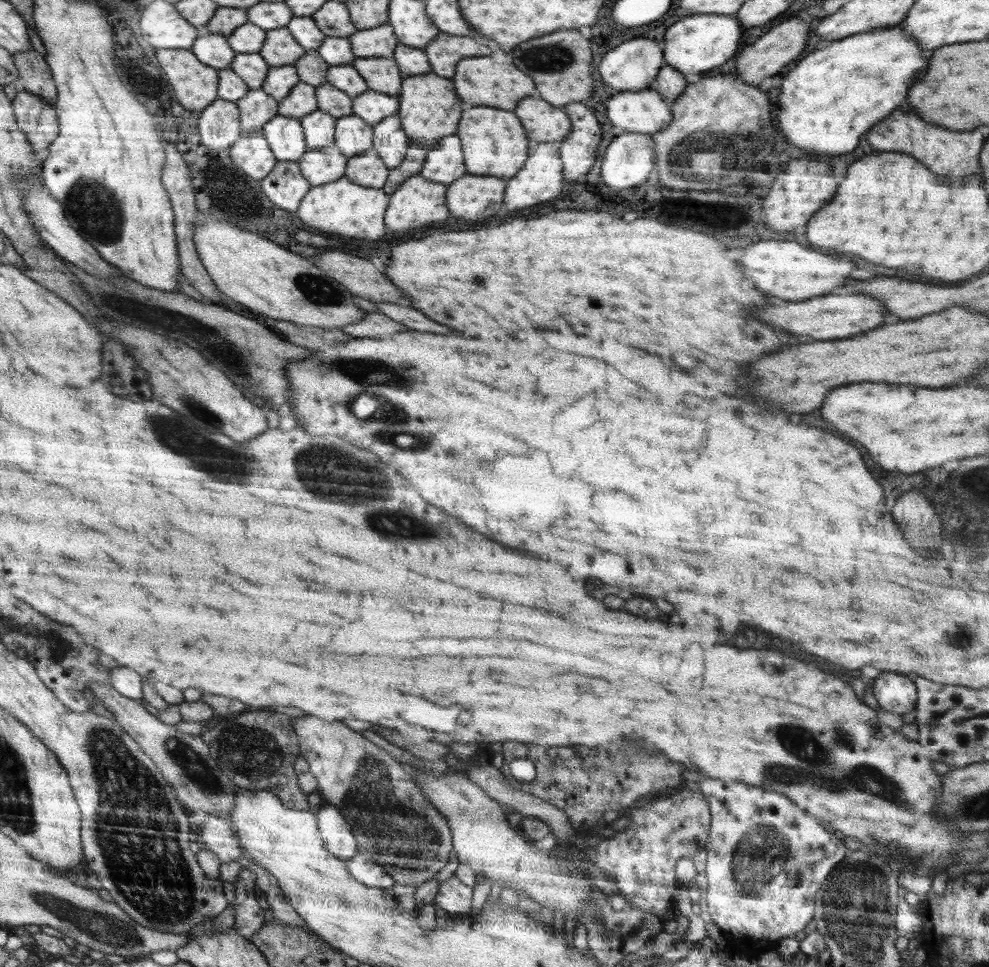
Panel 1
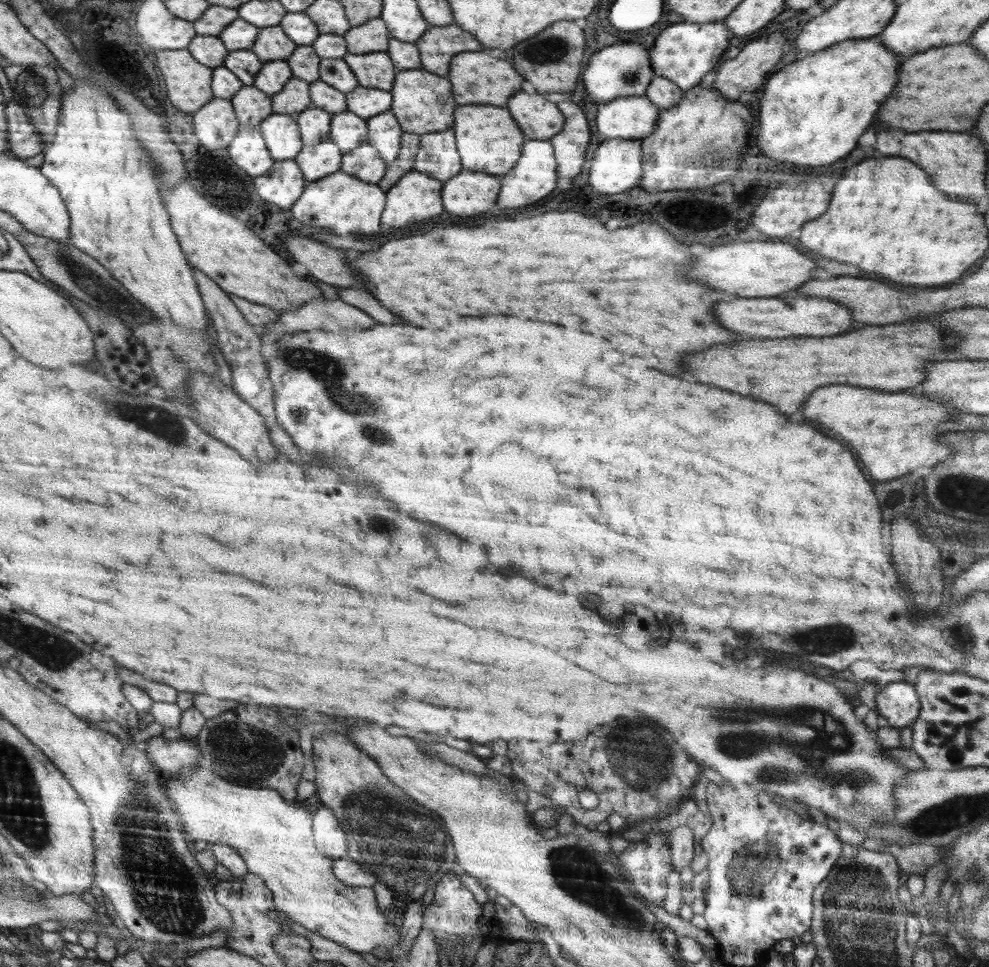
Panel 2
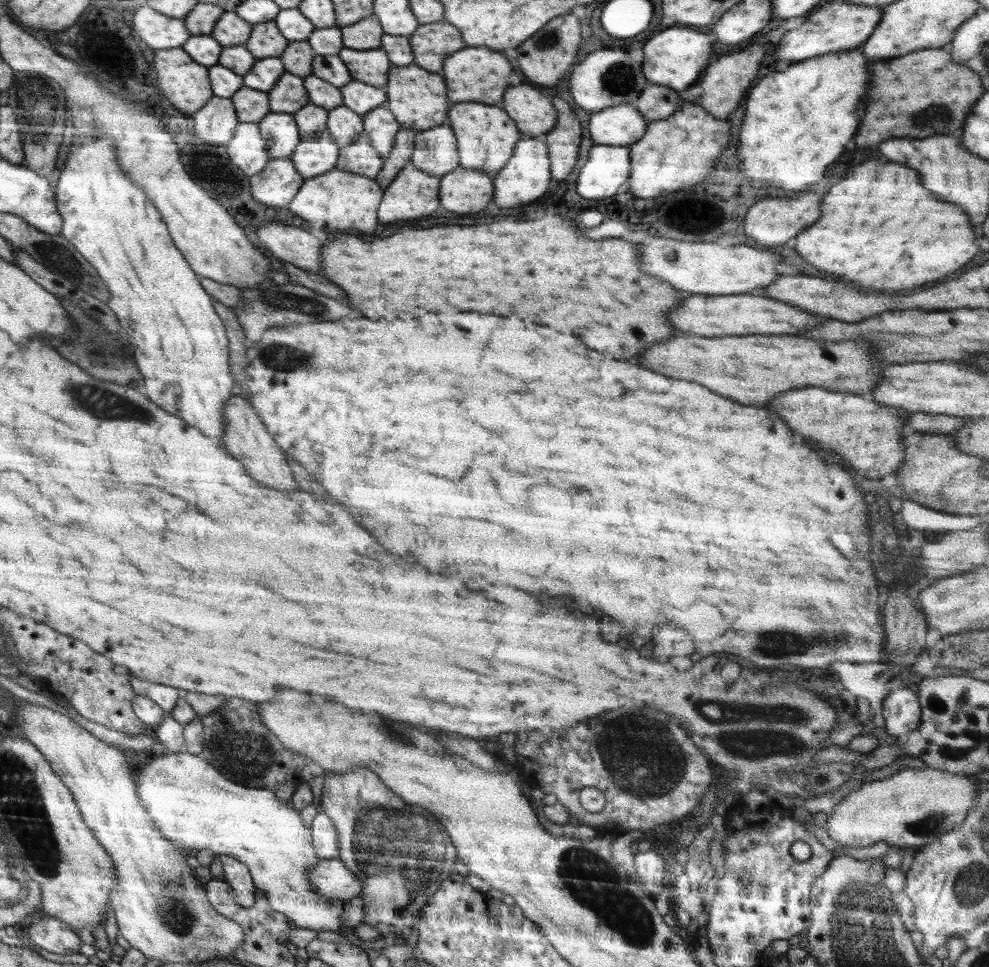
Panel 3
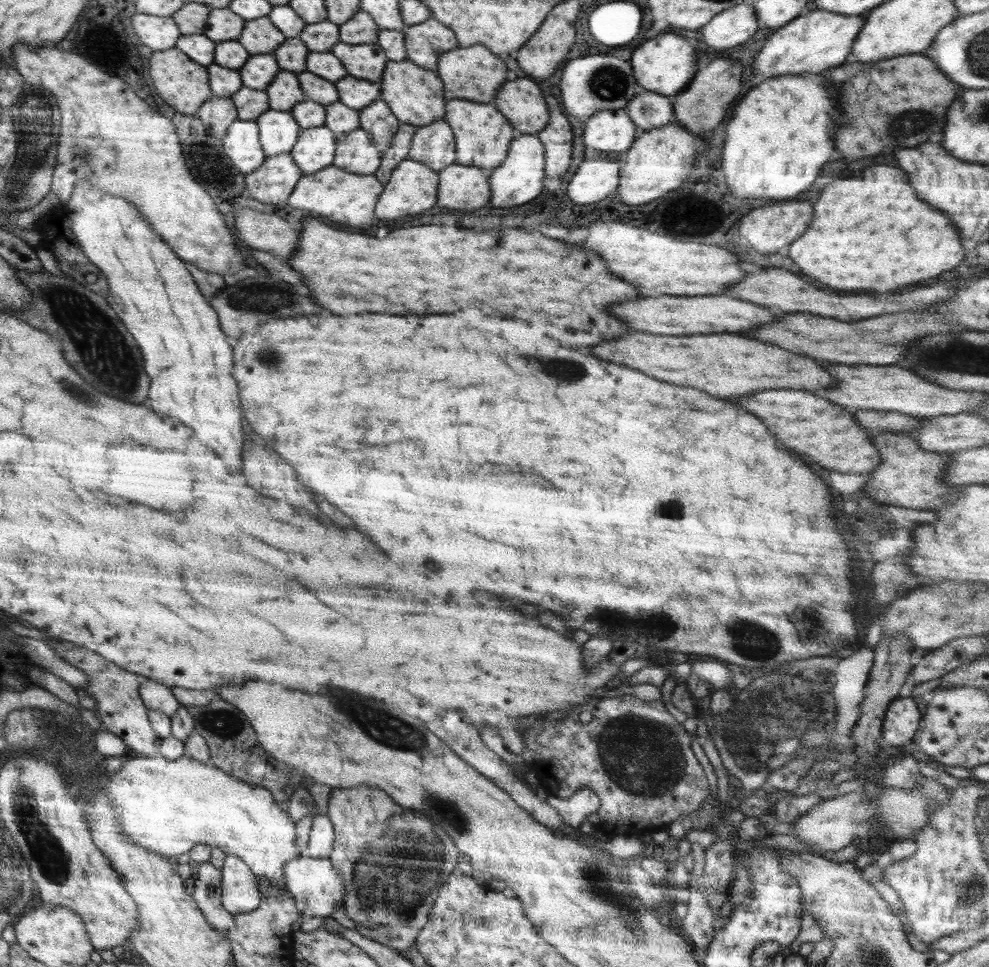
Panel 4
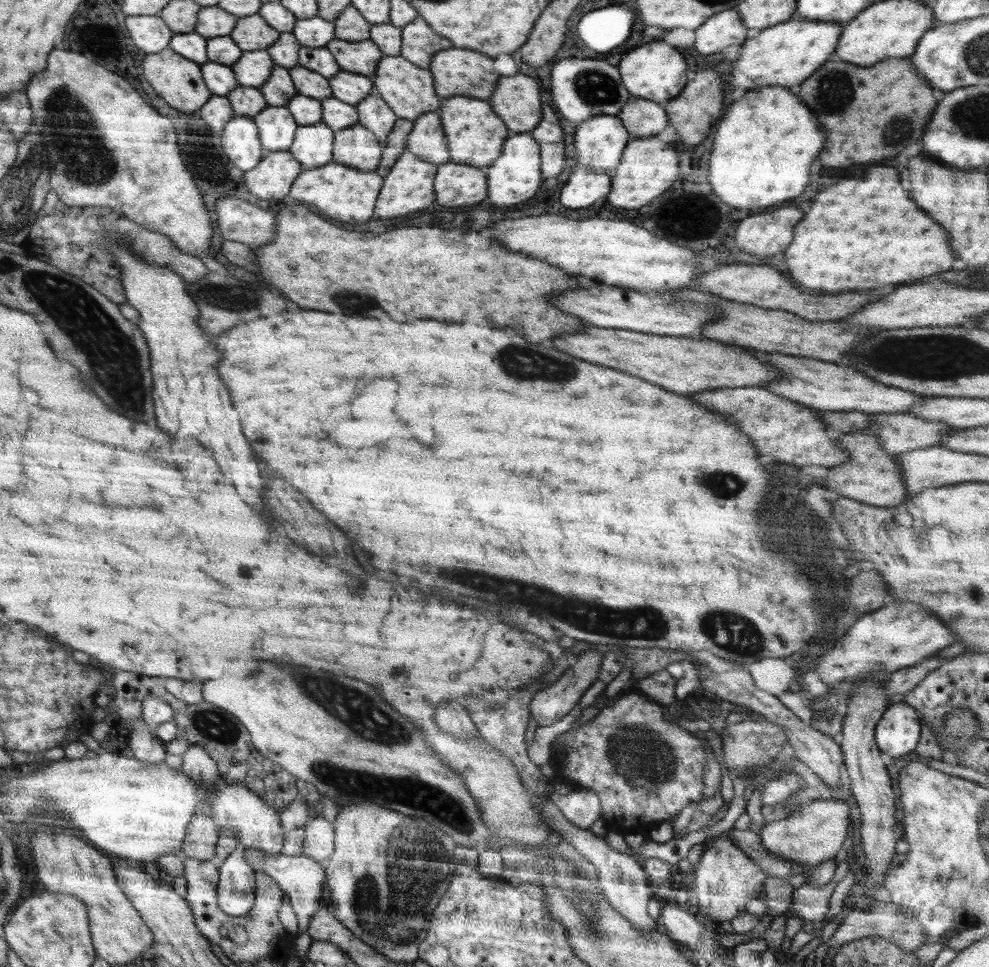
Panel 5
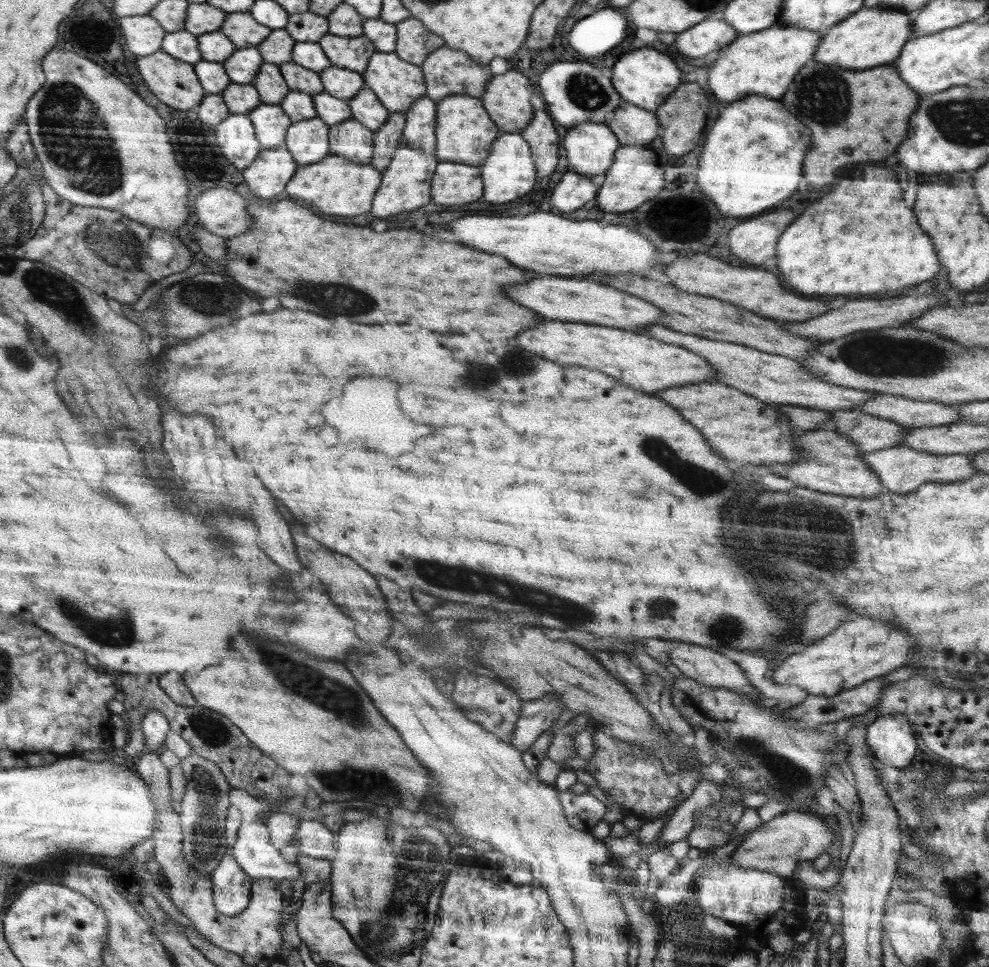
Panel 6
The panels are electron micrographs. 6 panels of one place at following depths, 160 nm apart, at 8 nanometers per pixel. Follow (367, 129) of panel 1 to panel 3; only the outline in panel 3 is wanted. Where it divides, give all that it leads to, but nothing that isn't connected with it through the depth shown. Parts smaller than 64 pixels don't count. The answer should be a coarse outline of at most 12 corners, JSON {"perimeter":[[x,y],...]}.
{"perimeter":[[342,104],[329,110],[327,130],[348,147],[363,132],[363,115]]}

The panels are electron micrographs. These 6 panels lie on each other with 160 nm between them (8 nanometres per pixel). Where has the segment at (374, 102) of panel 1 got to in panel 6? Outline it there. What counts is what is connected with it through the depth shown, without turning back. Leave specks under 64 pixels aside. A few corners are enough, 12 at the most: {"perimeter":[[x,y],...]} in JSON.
{"perimeter":[[332,65],[323,90],[345,101],[366,86],[361,73]]}

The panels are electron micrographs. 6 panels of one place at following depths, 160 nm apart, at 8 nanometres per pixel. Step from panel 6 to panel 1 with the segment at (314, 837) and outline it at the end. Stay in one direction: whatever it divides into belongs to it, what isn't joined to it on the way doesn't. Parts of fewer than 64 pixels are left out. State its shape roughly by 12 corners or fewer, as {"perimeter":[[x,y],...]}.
{"perimeter":[[325,804],[318,821],[328,851],[341,859],[359,853],[339,808]]}

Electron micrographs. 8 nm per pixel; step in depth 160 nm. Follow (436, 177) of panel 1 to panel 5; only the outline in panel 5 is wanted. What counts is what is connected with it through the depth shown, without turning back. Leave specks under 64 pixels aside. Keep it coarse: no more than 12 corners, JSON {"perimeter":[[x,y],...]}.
{"perimeter":[[437,111],[413,121],[406,150],[444,164],[450,142]]}

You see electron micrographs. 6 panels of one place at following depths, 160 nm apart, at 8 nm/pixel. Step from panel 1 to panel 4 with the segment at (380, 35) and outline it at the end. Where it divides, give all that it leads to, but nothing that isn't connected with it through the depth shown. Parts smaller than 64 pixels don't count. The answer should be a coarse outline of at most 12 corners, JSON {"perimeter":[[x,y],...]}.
{"perimeter":[[361,10],[339,25],[340,42],[378,41],[379,27]]}

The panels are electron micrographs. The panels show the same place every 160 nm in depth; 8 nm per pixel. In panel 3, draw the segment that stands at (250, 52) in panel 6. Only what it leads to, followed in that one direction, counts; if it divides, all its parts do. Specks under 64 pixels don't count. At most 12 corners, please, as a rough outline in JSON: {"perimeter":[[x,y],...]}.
{"perimeter":[[279,57],[257,59],[244,86],[269,93],[285,73]]}

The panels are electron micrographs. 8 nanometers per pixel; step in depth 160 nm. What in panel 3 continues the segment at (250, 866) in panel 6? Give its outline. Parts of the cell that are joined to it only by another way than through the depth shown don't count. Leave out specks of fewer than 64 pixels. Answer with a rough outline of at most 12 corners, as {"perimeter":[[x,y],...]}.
{"perimeter":[[338,857],[319,859],[309,880],[324,900],[349,902],[365,890]]}

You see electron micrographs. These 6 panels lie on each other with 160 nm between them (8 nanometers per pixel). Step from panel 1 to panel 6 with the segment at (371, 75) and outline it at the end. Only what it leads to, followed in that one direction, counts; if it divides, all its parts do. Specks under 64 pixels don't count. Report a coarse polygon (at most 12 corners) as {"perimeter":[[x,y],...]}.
{"perimeter":[[328,33],[318,44],[332,65],[367,70],[377,51],[366,36]]}

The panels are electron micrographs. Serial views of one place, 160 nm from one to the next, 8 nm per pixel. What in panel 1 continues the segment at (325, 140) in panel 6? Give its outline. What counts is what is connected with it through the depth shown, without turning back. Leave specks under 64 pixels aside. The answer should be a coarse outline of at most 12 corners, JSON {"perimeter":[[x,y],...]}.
{"perimeter":[[335,145],[309,149],[297,163],[311,186],[346,176]]}

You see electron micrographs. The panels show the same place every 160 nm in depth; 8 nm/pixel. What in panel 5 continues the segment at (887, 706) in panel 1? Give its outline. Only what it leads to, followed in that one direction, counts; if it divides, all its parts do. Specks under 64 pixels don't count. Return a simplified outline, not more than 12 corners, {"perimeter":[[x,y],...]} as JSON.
{"perimeter":[[889,705],[875,728],[880,752],[893,759],[920,740],[918,712]]}

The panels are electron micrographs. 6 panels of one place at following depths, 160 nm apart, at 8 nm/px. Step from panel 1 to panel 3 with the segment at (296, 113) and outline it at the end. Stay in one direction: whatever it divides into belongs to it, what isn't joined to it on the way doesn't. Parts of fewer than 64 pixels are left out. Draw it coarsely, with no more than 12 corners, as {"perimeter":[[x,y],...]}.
{"perimeter":[[285,71],[269,90],[270,112],[309,103],[302,77]]}

